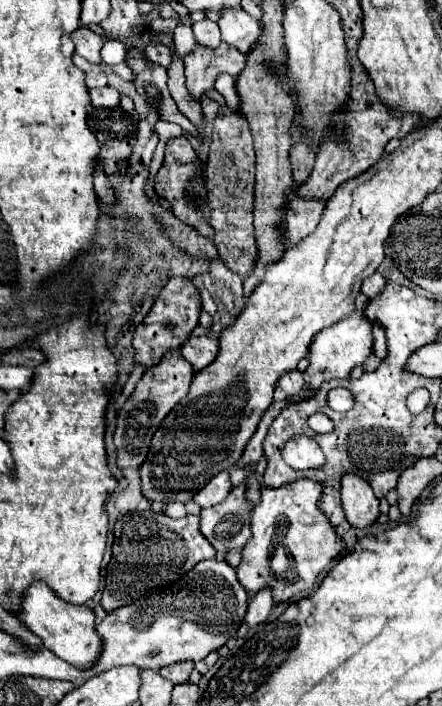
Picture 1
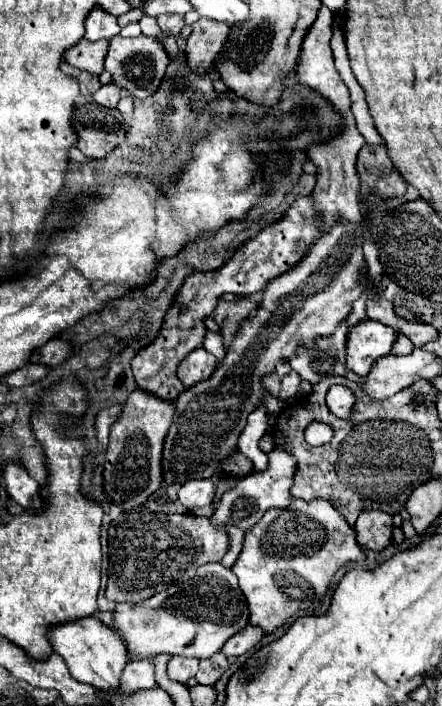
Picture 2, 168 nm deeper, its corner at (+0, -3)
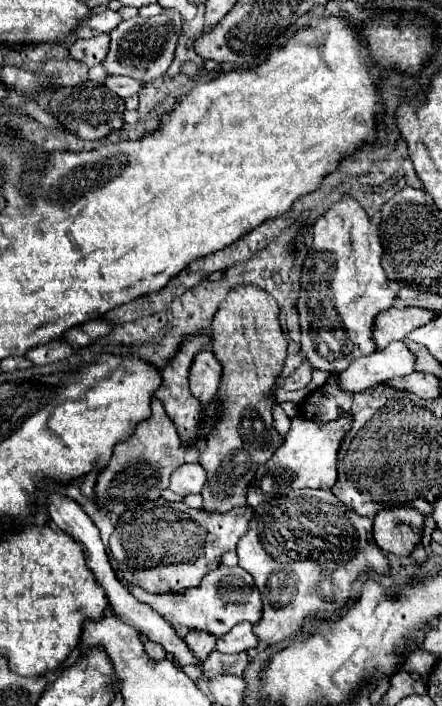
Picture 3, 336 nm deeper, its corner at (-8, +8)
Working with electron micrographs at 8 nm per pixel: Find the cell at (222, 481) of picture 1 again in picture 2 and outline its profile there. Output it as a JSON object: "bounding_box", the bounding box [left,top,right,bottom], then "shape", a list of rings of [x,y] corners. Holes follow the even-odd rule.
{"bounding_box":[178,479,216,511],"shape":[[[194,479],[186,481],[178,489],[178,499],[188,511],[192,511],[196,507],[210,505],[214,501],[214,493],[216,493],[216,483],[212,479]]]}

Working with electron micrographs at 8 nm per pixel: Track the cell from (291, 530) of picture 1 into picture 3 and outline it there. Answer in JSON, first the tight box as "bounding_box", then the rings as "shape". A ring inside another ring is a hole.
{"bounding_box":[236,490,388,644],"shape":[[[292,490],[282,498],[260,504],[254,510],[248,532],[238,542],[236,552],[240,560],[238,564],[252,574],[262,596],[262,618],[254,630],[266,644],[282,642],[300,632],[304,618],[336,616],[350,600],[350,586],[358,574],[388,574],[388,558],[372,538],[372,520],[348,510],[340,504],[340,500],[336,500],[336,496],[332,496],[330,490]]]}

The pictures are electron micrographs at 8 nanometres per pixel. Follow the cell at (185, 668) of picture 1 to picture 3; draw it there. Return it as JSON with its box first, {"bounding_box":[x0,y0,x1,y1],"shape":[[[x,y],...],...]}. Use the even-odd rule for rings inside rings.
{"bounding_box":[184,630,216,664],"shape":[[[190,630],[188,636],[184,638],[184,642],[188,644],[194,660],[200,662],[200,664],[210,656],[210,652],[216,646],[216,638],[214,636],[210,636],[206,632],[198,632],[198,630]]]}

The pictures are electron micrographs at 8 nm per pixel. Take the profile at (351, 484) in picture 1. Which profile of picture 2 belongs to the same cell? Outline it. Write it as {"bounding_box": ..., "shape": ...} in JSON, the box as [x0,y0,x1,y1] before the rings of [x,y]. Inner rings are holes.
{"bounding_box":[354,509,392,551],"shape":[[[368,509],[360,513],[360,519],[354,525],[358,533],[358,543],[362,549],[372,549],[372,551],[382,551],[390,545],[392,541],[392,515]]]}

